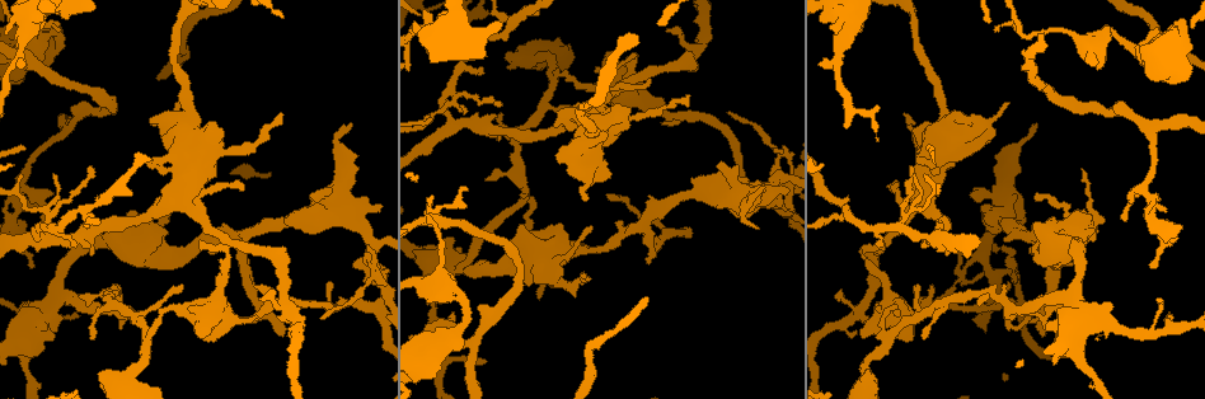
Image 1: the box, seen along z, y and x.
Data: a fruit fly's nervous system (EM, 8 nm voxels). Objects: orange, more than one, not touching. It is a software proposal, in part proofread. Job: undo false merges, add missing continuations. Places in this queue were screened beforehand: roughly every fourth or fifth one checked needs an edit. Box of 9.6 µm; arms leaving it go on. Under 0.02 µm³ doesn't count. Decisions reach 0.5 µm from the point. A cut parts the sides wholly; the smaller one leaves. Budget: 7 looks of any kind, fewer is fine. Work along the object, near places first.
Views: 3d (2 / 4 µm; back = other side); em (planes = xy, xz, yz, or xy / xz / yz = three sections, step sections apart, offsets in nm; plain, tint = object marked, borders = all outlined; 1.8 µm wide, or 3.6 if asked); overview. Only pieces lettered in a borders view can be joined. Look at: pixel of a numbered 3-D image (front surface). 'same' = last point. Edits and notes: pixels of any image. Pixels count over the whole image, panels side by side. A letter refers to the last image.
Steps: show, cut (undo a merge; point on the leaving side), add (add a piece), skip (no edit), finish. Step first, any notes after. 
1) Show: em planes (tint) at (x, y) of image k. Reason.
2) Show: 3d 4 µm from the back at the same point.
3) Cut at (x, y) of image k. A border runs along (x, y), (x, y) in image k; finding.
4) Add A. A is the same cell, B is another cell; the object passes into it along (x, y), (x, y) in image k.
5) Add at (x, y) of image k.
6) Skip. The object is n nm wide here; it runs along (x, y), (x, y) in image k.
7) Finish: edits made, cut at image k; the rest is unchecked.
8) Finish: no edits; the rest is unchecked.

Show: em planes (plain) at (891, 327) of image 1. Sharp bend.

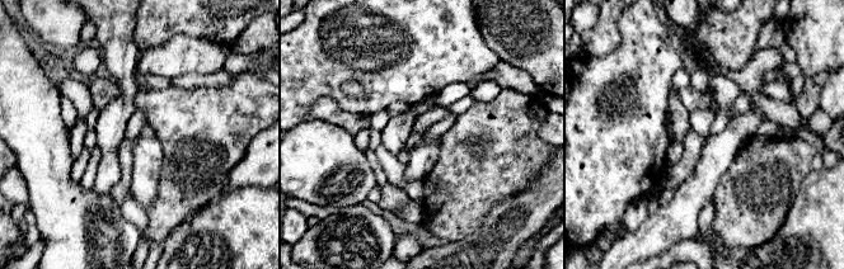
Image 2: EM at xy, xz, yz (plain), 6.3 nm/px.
Show: em planes (borders) at the same point. What lies round it.

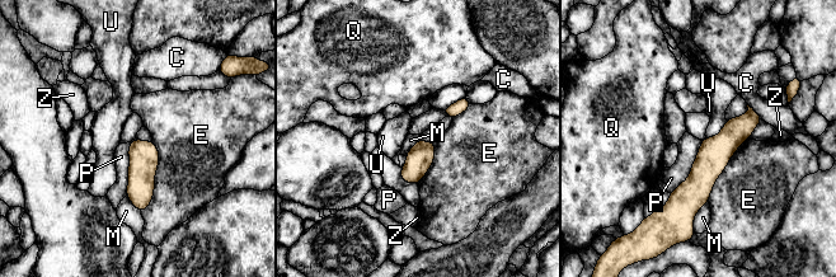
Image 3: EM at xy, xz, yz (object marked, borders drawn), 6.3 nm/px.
Skip. C, E, M, P, Q, U and Z are other cells; continuous, no second neuron.

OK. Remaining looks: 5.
Show: 3d 2 µm from the back at (46, 243) of image 1. Three-way junction.

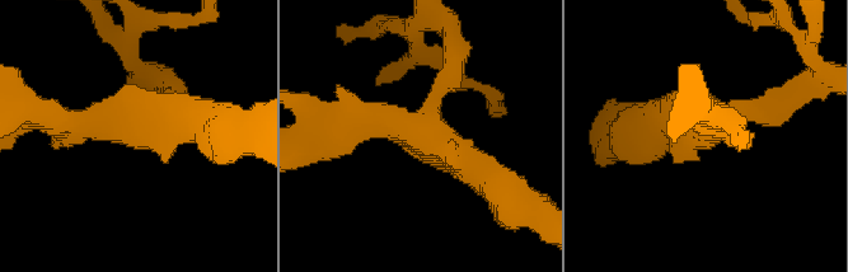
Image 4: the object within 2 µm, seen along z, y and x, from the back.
Show: em xz step 4 (borders) at (419, 127) of image 4.

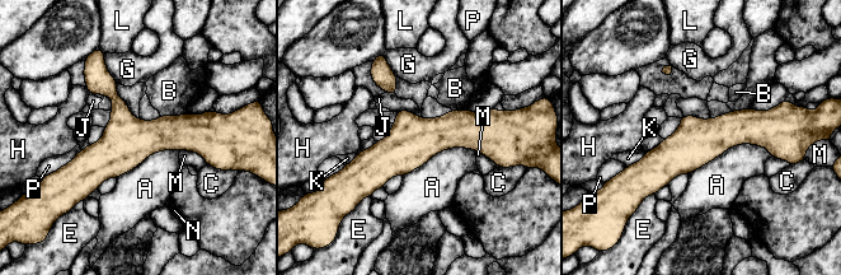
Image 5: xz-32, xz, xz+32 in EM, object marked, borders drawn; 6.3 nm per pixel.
Skip. The object is 300 nm wide here; A, B, C, E, G, H, J, K, L, M, N and P are other cells; a border runs along (771, 154), (737, 144), (689, 175) in image 5; one neuron here.

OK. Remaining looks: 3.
Show: em xz step 16 (tint) at (728, 111) of image 1. An open end.

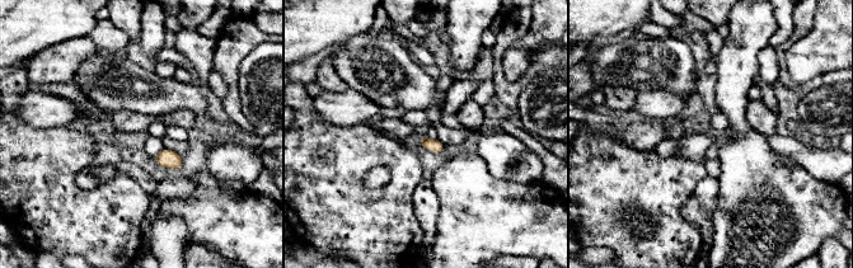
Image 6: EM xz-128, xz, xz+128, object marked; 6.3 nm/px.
Show: em planes (borders) at the same point. Another direction.

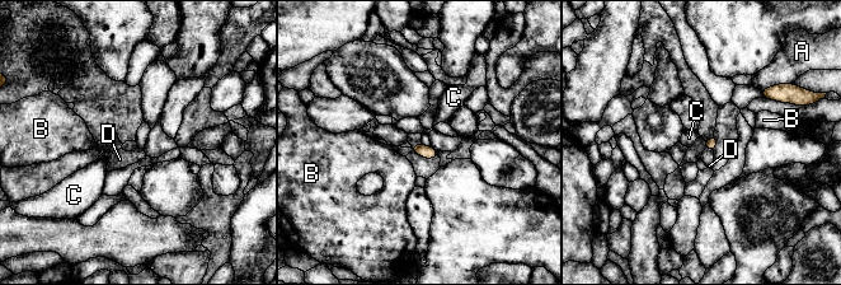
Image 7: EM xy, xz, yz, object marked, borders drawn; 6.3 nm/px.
Skip. A, B, C and D are other cells; a border runs along (705, 148), (713, 152) in image 7; none of them fits.

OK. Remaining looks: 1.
Finish: no edits; the rest is unchecked.

